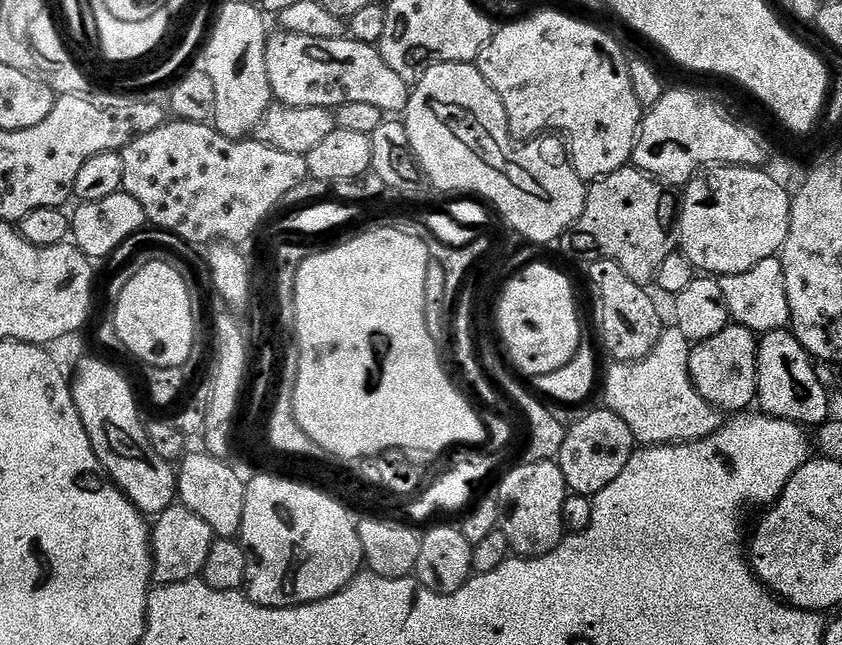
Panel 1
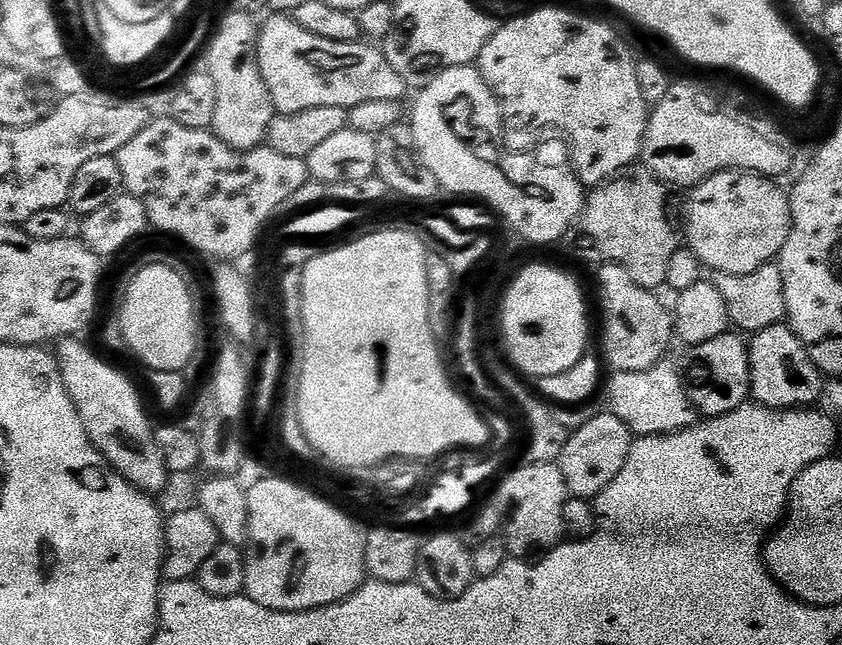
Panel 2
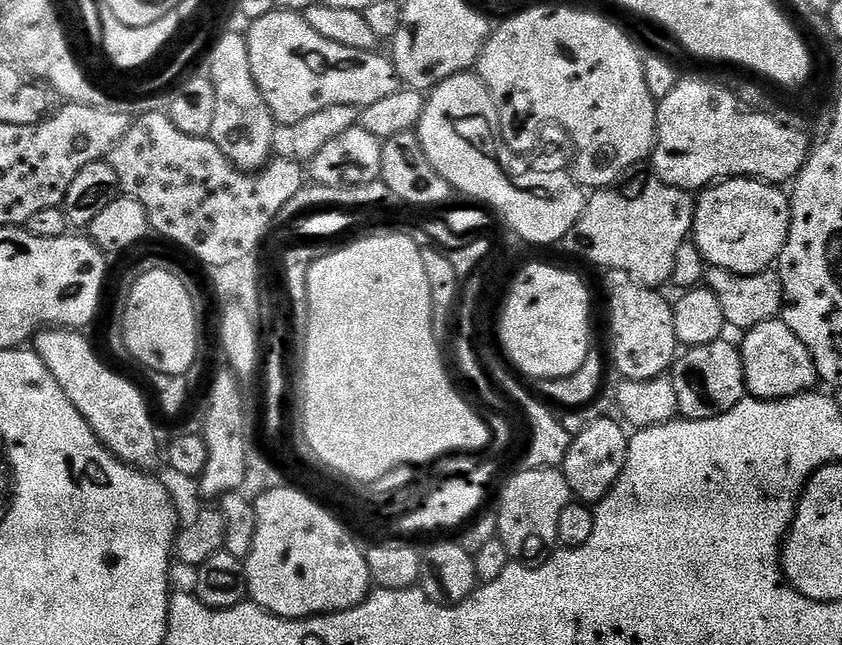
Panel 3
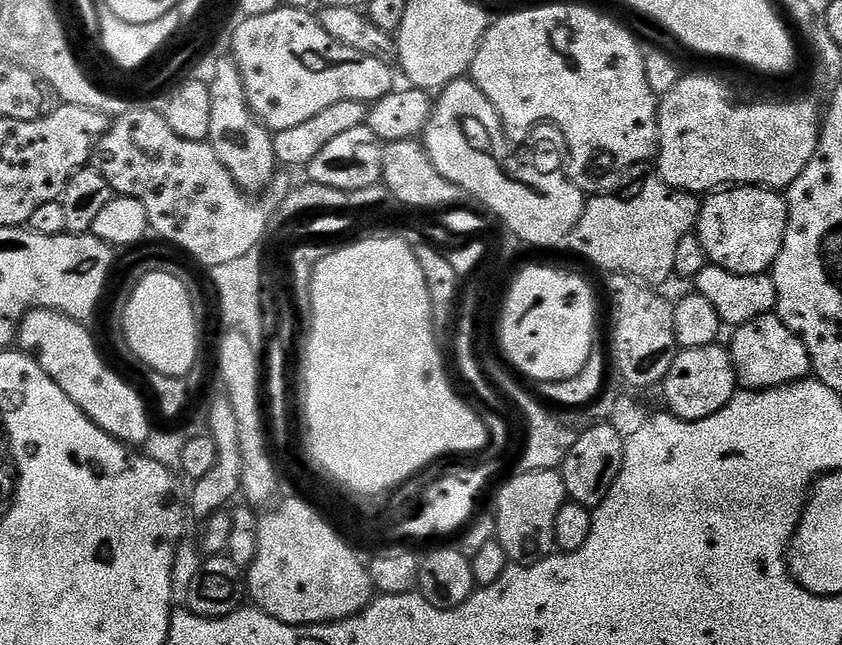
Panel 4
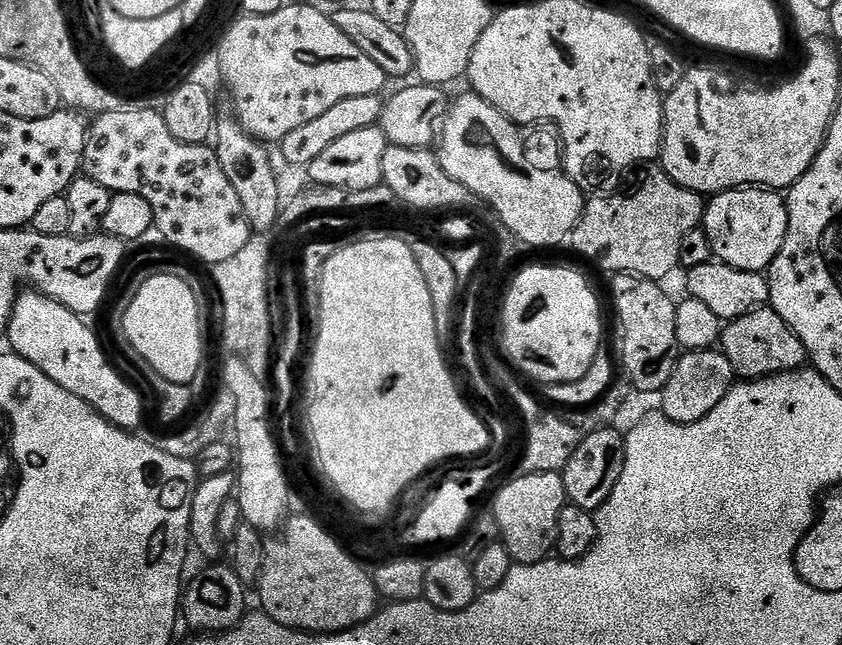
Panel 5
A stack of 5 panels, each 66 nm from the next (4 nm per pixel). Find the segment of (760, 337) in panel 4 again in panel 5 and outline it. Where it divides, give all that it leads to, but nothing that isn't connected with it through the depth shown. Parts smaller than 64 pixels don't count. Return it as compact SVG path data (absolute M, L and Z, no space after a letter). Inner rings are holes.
M771 306L756 308L736 320L727 321L723 325L718 348L741 381L777 376L780 372L792 372L806 364L806 353L798 334L794 334L794 330L782 322L780 315Z

